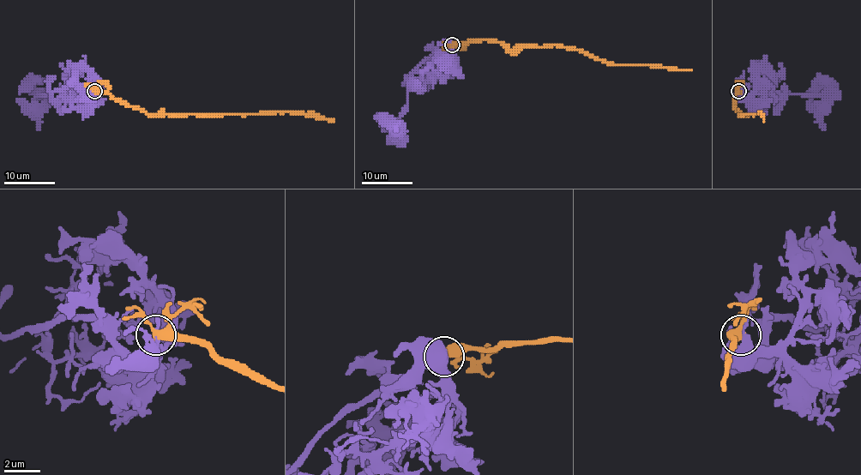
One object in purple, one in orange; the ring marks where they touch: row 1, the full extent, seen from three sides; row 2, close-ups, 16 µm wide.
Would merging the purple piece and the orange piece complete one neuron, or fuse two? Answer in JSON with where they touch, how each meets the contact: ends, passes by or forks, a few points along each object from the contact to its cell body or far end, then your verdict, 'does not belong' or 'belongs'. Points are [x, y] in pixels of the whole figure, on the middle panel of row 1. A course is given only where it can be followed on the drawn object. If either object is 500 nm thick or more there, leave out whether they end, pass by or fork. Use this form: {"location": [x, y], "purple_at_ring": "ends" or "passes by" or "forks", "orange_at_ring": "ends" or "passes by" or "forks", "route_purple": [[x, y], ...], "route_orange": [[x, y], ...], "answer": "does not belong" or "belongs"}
{"location": [452, 45], "purple_at_ring": "ends", "orange_at_ring": "forks", "route_purple": [[452, 45], [432, 54], [408, 80], [406, 109], [391, 130], [394, 134], [399, 133], [399, 129], [375, 117]], "route_orange": [[452, 45], [496, 40], [518, 51], [528, 46], [562, 45], [613, 64], [692, 70]], "answer": "belongs"}

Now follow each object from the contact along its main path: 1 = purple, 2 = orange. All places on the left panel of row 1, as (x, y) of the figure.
1: (94, 91), (87, 98), (75, 87), (38, 94), (33, 98), (41, 105), (41, 108), (27, 110), (17, 99)
2: (94, 91), (109, 93), (150, 116), (316, 113), (334, 121)

